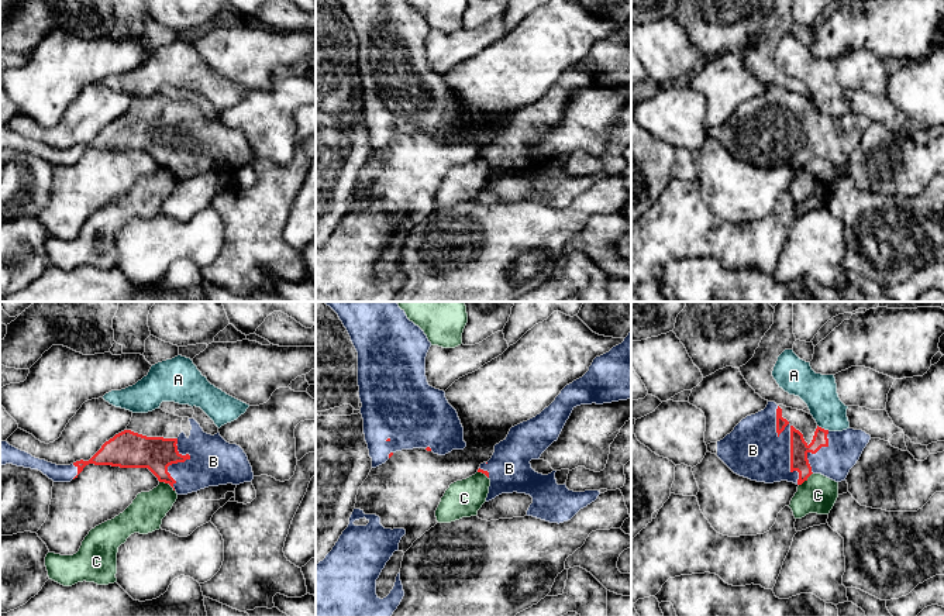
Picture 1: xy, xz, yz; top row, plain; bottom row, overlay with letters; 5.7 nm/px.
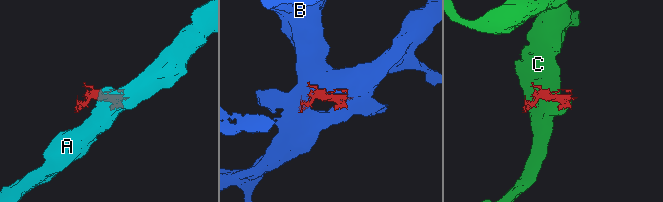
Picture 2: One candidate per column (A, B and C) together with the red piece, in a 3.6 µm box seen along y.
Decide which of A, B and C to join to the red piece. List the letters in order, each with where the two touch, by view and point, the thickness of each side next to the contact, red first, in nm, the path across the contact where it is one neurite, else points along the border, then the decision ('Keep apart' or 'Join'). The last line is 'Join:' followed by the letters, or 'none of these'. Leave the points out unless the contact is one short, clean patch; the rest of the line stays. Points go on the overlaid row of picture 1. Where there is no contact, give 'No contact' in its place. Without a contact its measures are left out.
A: Touches red at yz (823, 429). Thickness 110 nm (red) against 200 nm. Boundary: yz (817, 424), (829, 430). Keep apart
B: Touches red at yz (791, 439). Thickness 110 nm (red) against 320 nm. Join
C: Touches red at xy (168, 482). Thickness 190 nm (red) against 200 nm. Boundary: xy (159, 481), (166, 482), (174, 491). Keep apart
Join: B

